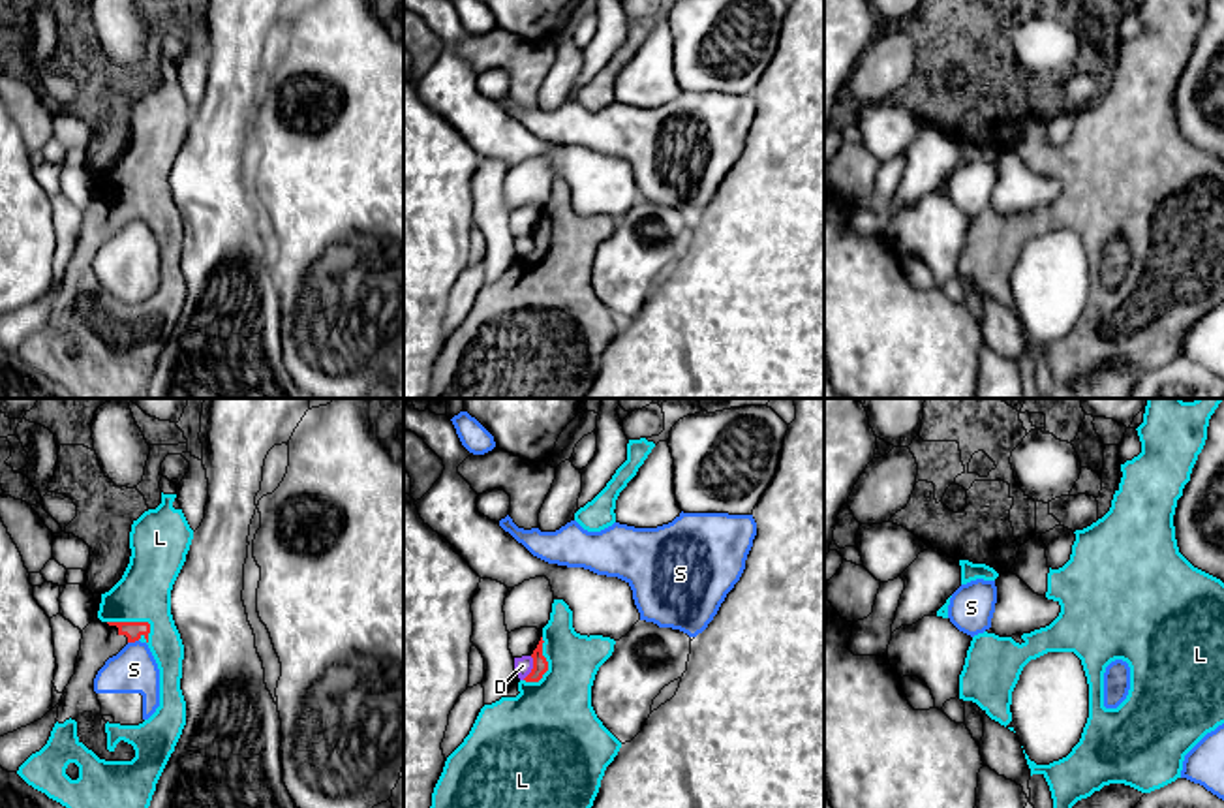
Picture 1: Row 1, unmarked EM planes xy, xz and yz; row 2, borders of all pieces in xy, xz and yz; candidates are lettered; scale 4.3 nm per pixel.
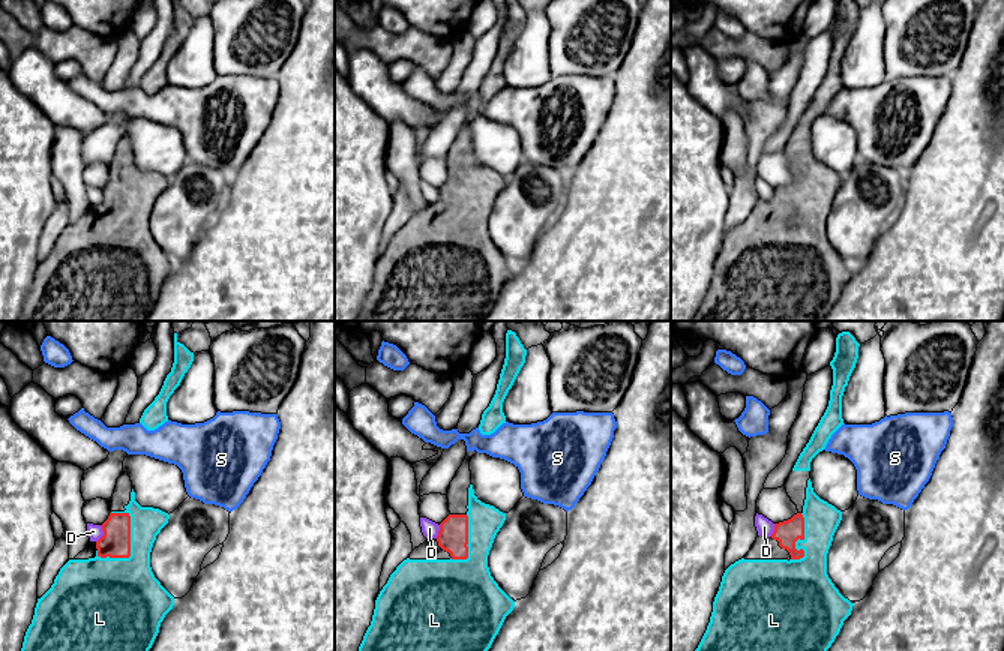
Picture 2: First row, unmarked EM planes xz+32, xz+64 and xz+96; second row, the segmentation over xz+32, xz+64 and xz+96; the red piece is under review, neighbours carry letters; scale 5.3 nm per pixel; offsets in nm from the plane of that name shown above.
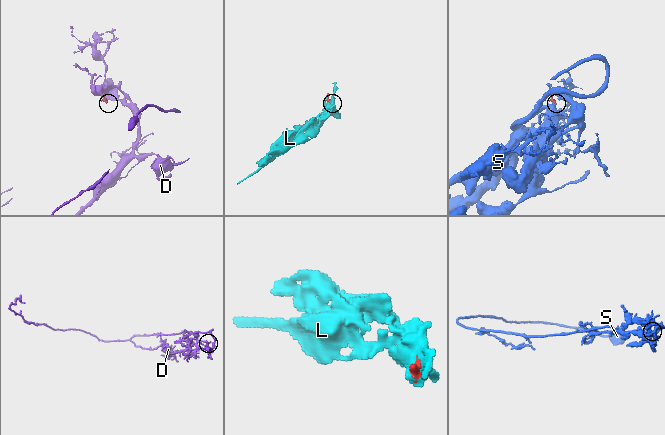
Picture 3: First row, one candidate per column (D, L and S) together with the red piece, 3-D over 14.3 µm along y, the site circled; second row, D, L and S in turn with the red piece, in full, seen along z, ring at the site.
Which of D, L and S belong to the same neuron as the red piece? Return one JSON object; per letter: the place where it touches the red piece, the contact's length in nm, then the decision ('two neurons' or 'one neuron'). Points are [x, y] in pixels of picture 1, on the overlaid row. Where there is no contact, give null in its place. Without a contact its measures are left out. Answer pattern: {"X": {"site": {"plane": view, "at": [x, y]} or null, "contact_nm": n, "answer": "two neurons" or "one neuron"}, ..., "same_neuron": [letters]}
{"D": {"site": {"plane": "xz", "at": [534, 668]}, "contact_nm": 110, "answer": "two neurons"}, "L": {"site": {"plane": "xy", "at": [137, 622]}, "contact_nm": 200, "answer": "one neuron"}, "S": {"site": {"plane": "xy", "at": [132, 641]}, "contact_nm": 50, "answer": "two neurons"}, "same_neuron": ["L"]}

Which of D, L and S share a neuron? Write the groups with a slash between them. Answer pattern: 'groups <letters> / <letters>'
groups D / L / S

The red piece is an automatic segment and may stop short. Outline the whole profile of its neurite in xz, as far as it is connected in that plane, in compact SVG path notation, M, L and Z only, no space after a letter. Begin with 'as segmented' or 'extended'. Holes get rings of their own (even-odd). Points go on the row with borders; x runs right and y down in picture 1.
extended; M554 599L550 620L531 654L531 673L511 686L499 701L481 708L469 735L447 757L430 808L591 808L604 770L621 748L591 707L595 675L612 656L614 645L610 637L576 633L573 611L563 599Z

